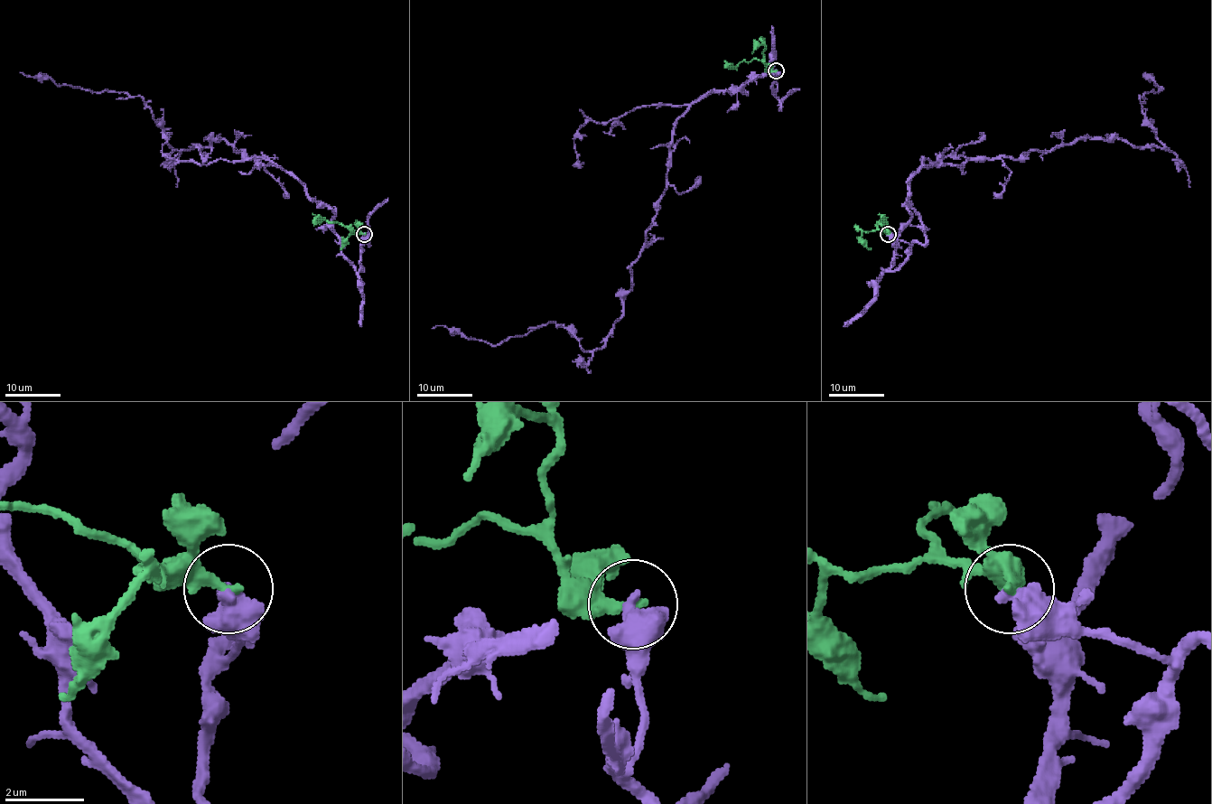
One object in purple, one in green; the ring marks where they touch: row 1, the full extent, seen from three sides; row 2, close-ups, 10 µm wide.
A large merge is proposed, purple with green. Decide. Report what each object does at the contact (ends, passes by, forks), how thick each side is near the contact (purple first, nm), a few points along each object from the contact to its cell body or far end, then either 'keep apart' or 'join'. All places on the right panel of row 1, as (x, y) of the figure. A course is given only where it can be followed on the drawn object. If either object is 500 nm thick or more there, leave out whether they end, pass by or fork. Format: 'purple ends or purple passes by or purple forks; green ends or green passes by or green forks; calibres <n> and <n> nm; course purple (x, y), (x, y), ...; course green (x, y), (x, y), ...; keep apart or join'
calibres 600 and 280 nm; course purple (888, 234), (909, 255), (886, 272), (922, 167), (1084, 138), (1168, 149), (1142, 107), (1162, 89), (1145, 72); course green (888, 234), (876, 226), (883, 218), (878, 214); keep apart

